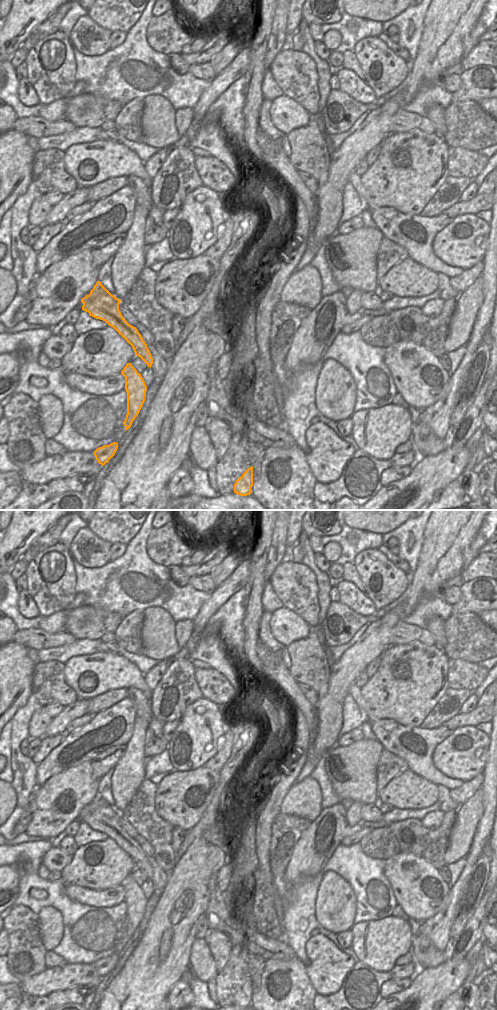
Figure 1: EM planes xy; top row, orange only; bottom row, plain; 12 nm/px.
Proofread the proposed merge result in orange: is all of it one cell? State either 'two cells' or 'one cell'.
two cells

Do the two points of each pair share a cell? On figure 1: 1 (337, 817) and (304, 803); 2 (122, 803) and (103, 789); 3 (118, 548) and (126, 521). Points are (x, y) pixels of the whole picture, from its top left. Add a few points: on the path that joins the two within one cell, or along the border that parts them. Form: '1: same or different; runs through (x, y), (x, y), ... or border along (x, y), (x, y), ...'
1: different; border along (322, 809), (311, 822)
2: different; border along (113, 772), (111, 792), (115, 807)
3: different; border along (126, 543), (112, 544)

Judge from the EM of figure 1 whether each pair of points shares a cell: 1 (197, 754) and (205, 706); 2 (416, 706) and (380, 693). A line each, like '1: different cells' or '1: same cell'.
1: same cell
2: same cell

